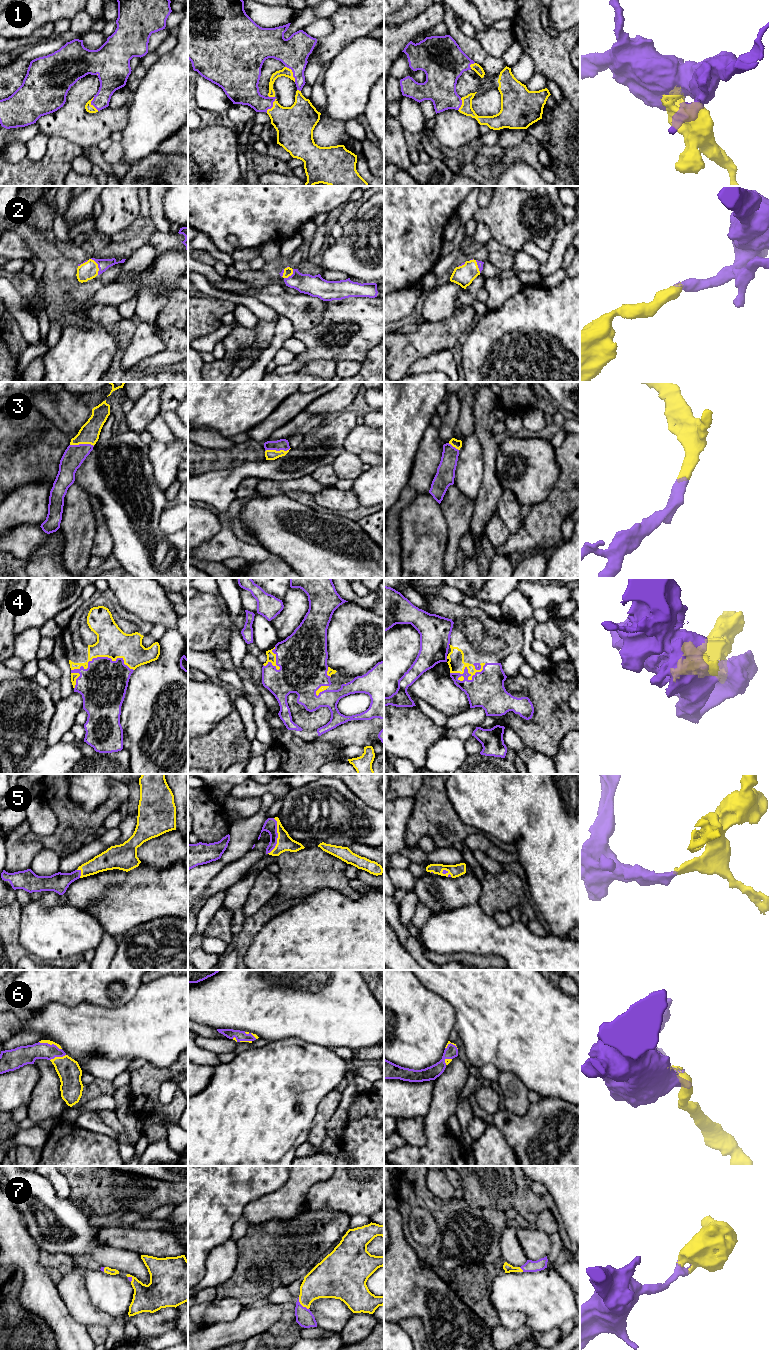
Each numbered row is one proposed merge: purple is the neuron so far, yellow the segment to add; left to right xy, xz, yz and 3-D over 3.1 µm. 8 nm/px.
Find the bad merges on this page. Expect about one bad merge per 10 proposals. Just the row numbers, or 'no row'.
no row

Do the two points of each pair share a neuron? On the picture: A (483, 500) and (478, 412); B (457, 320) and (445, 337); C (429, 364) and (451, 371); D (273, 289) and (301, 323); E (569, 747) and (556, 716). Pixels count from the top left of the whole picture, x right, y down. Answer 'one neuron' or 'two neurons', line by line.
A: one neuron
B: one neuron
C: one neuron
D: one neuron
E: two neurons

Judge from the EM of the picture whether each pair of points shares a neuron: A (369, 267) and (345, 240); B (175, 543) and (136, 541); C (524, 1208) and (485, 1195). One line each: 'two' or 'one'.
A: one
B: one
C: one

